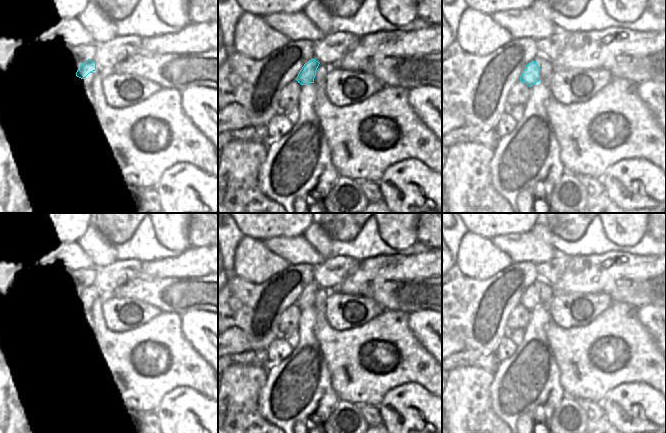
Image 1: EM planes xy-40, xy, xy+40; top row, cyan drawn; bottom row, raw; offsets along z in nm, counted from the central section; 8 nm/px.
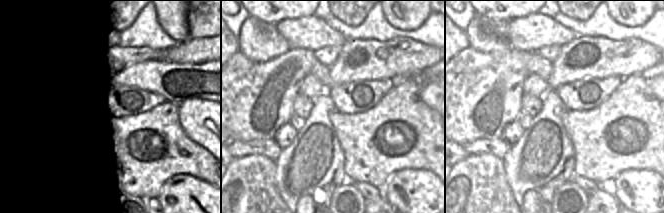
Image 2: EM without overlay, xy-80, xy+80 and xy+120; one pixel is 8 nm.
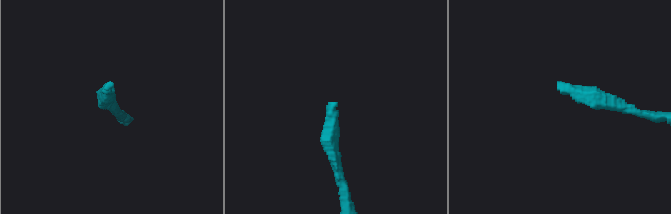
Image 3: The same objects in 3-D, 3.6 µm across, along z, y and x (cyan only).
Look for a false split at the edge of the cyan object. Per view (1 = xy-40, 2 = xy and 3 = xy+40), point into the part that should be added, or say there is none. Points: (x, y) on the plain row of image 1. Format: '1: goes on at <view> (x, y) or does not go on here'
1: goes on at xy-40 (87, 302)
2: does not go on here
3: does not go on here

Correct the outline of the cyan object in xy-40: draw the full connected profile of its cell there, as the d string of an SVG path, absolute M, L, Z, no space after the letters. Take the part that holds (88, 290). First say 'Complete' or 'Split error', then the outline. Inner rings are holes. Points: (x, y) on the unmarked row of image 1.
Split error. M94 281L86 284L80 289L76 296L76 300L84 304L84 308L90 304L91 297L96 294L99 289L94 285Z

